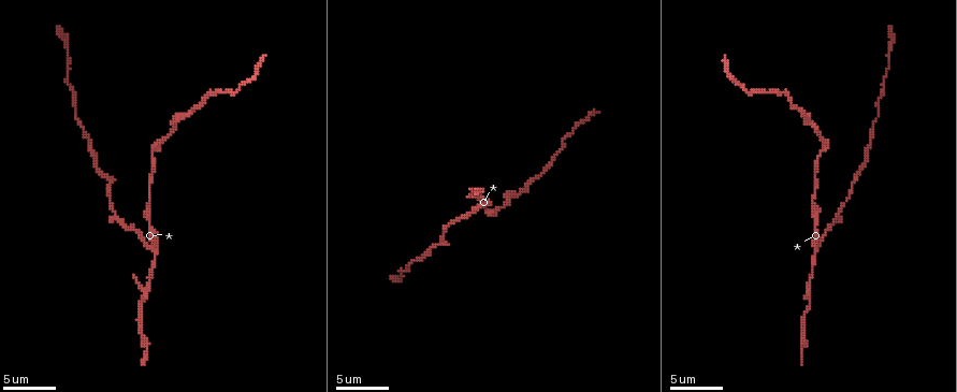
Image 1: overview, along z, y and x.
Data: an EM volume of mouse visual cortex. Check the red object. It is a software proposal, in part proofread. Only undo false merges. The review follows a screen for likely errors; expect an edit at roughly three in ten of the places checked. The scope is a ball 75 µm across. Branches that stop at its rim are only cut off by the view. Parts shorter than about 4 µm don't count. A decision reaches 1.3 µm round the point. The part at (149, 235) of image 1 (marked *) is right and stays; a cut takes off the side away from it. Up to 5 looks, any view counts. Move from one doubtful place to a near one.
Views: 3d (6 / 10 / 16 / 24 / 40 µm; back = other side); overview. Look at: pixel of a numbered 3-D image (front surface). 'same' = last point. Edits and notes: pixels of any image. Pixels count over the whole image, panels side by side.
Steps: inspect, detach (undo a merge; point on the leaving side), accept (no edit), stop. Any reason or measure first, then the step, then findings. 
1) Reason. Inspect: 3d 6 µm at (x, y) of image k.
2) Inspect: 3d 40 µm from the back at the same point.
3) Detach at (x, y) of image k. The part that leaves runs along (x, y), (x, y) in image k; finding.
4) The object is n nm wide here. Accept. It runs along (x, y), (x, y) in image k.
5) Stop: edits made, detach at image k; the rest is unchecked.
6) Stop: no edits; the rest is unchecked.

Two arms in line, one across. Inspect: 3d 10 µm at (148, 287) of image 1.

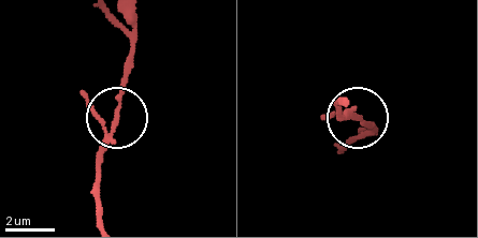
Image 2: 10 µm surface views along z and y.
Inspect: 3d 6 µm at (355, 116) of image 2.

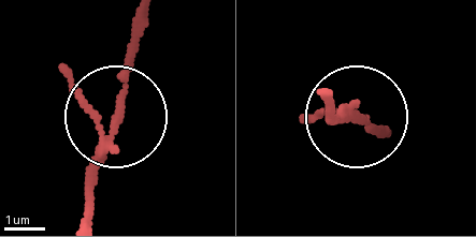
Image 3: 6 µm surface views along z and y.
The object is 160 nm wide here. Accept. All the same neuron.

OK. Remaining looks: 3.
Calibre changes. Inspect: 3d 6 µm at (153, 158) of image 1.

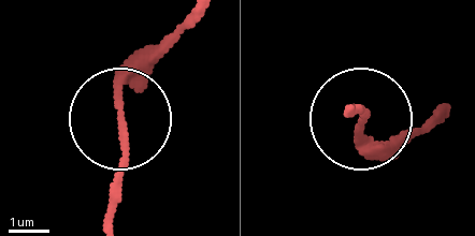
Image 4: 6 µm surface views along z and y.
Accept. It runs along (108, 212), (118, 100), (156, 52) in image 4; one neuron here.

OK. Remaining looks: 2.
Thick turns thin. Inspect: 3d 6 µm at (520, 191) of image 1.

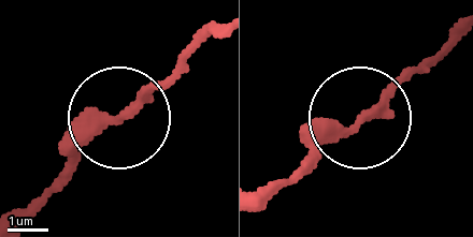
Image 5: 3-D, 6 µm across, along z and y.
Accept. It runs along (26, 212), (177, 62) in image 5; all the same neuron.

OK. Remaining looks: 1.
Stop: no edits; the rest is unchecked.

